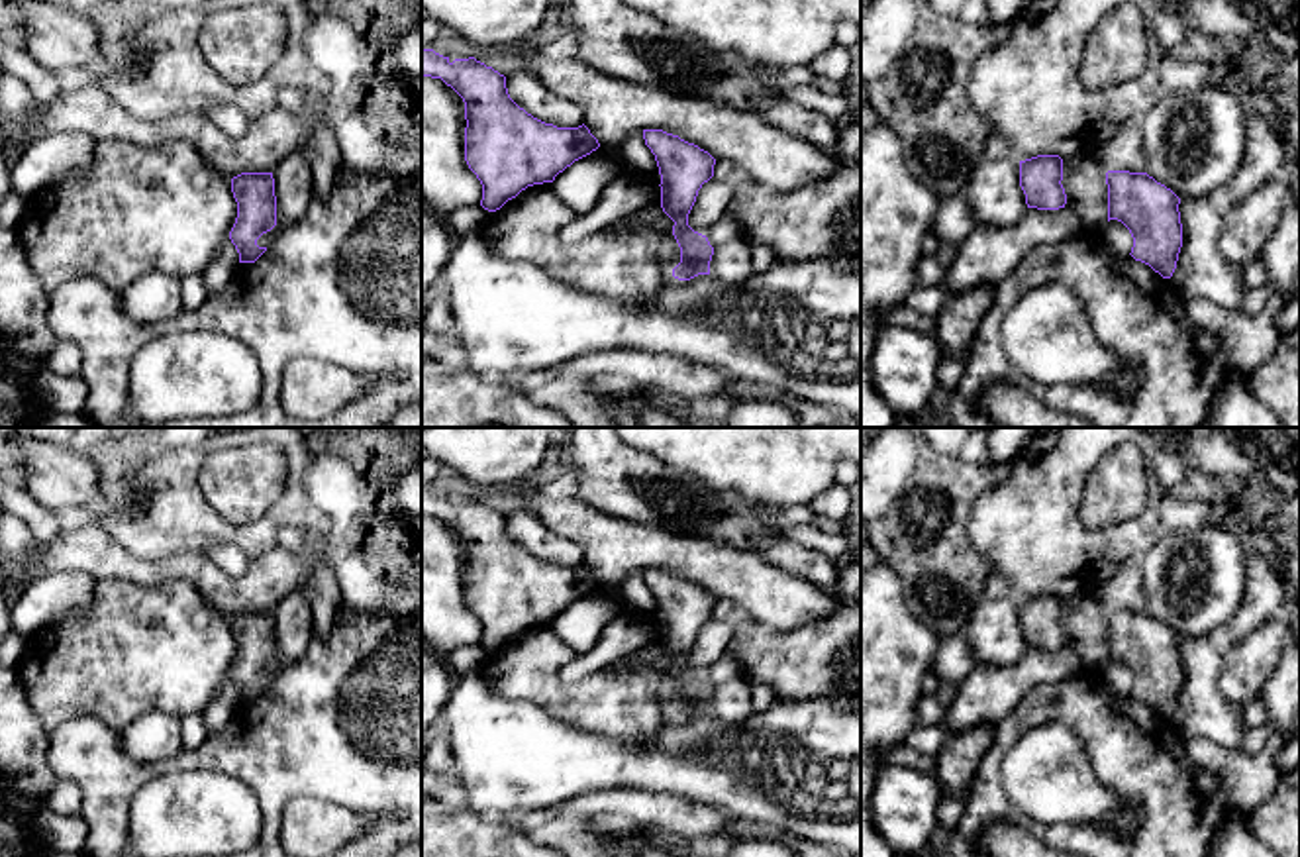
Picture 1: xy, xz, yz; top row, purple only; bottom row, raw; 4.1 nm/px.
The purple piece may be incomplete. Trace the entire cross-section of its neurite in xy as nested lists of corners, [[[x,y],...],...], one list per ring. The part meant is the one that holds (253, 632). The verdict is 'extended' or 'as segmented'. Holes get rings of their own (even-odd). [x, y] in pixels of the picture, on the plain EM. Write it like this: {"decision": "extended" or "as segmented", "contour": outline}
{"decision": "as segmented", "contour": [[[241,612],[231,618],[237,657],[229,679],[239,692],[239,702],[255,702],[267,686],[257,679],[276,665],[276,635],[273,612]]]}

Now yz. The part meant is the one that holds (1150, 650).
{"decision": "as segmented", "contour": [[[1108,610],[1106,624],[1108,661],[1118,659],[1129,669],[1133,677],[1129,694],[1135,700],[1149,704],[1163,718],[1171,718],[1182,686],[1180,637],[1147,612]]]}

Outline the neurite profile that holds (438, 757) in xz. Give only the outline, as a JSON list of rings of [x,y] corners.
[[[443,716],[431,726],[431,731],[425,739],[425,753],[422,767],[435,775],[445,775],[455,769],[451,731]]]

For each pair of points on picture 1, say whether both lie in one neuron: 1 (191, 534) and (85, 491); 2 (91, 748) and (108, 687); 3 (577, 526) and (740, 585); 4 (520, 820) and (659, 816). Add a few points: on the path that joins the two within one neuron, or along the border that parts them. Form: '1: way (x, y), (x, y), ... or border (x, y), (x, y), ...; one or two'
1: border (100, 503), (95, 510); two
2: border (53, 728), (73, 718), (97, 716), (118, 736); two
3: way (618, 548), (665, 550), (699, 561); one
4: way (555, 810), (624, 808); one

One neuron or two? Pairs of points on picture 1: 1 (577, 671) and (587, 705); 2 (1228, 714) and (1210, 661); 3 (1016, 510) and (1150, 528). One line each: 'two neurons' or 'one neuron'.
1: two neurons
2: one neuron
3: one neuron

